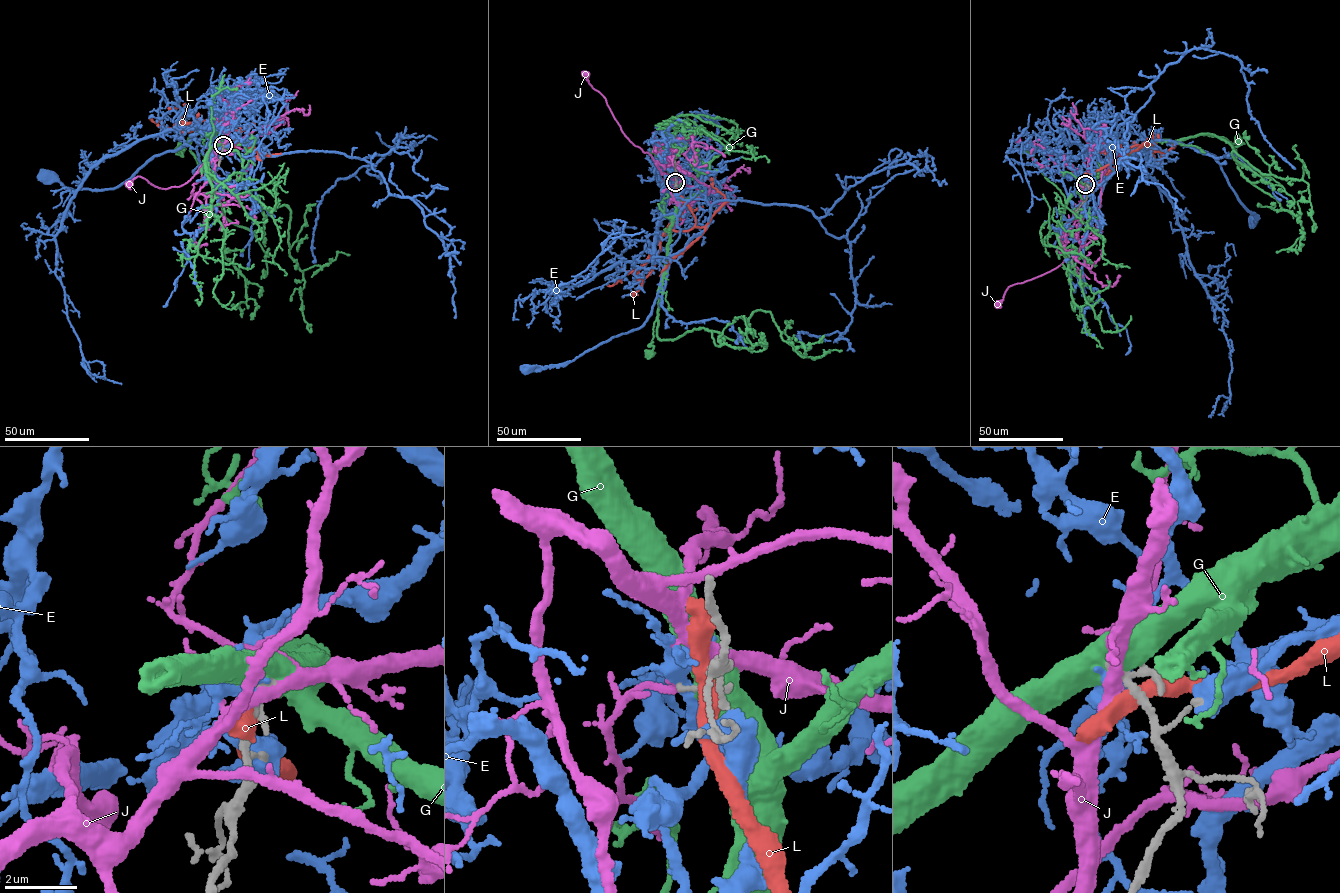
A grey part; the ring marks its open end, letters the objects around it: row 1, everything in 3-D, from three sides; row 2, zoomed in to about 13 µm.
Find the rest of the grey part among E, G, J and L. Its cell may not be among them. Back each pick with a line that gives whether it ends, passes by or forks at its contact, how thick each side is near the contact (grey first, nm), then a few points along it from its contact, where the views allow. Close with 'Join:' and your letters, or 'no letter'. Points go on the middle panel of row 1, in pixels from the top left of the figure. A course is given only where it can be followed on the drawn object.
Join: no letter

